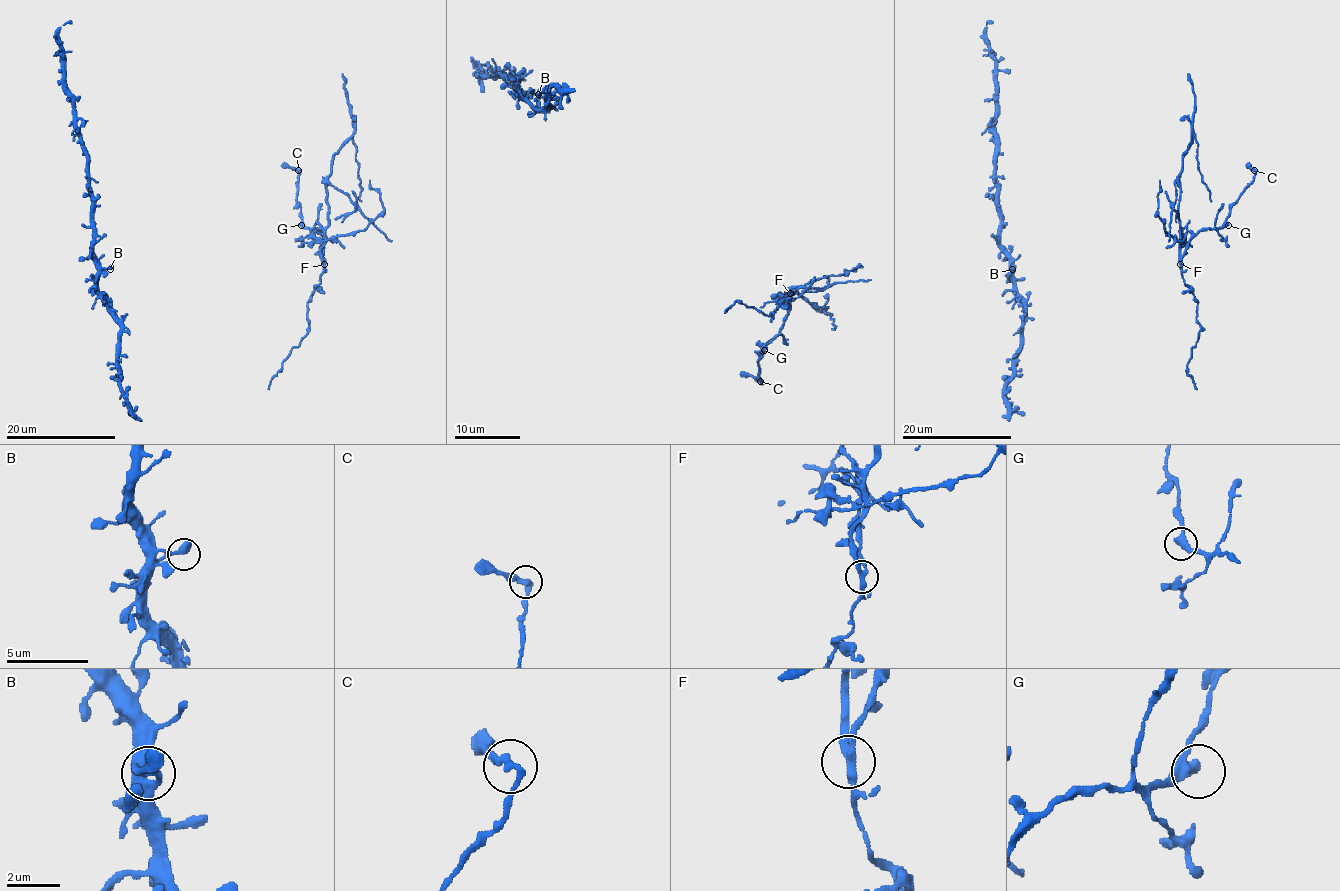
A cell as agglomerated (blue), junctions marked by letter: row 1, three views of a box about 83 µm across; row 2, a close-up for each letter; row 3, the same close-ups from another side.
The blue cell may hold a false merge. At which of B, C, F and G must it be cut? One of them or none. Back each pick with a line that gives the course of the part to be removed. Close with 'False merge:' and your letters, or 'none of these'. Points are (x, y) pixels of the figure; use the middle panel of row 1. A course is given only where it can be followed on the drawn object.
F: course (790, 293), (786, 293), (794, 291), (825, 309), (827, 314), (832, 314), (832, 329), (835, 330)
False merge: F

